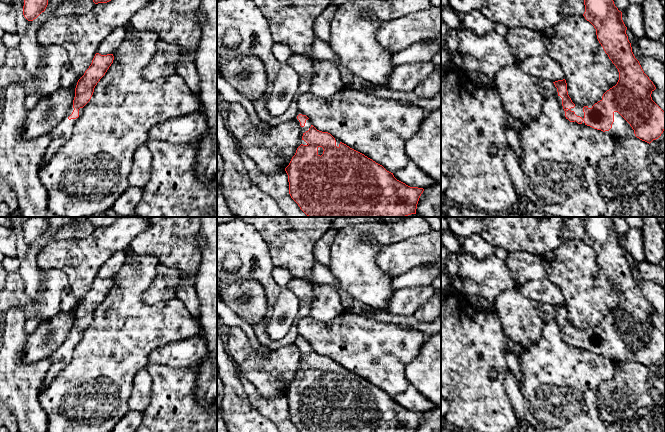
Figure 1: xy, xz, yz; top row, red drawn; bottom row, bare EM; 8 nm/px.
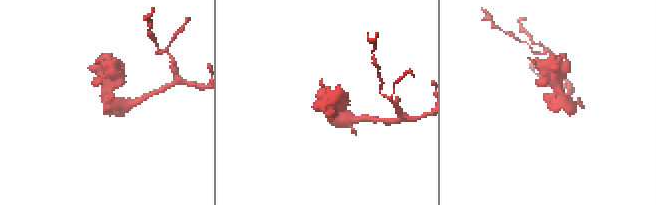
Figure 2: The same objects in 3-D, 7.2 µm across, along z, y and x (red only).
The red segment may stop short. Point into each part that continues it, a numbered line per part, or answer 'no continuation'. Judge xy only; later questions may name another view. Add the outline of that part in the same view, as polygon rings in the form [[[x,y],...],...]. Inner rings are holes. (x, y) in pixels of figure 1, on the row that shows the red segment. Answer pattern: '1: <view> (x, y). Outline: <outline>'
1: xy (63, 131). Outline: [[[72,104],[68,115],[50,132],[51,141],[44,154],[42,165],[47,164],[58,149],[72,136],[73,126],[79,118],[71,120],[68,119],[73,110],[74,108]]]

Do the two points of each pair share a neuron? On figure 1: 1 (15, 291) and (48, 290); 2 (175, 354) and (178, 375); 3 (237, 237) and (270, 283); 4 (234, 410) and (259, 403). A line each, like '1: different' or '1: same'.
1: same
2: different
3: same
4: different

